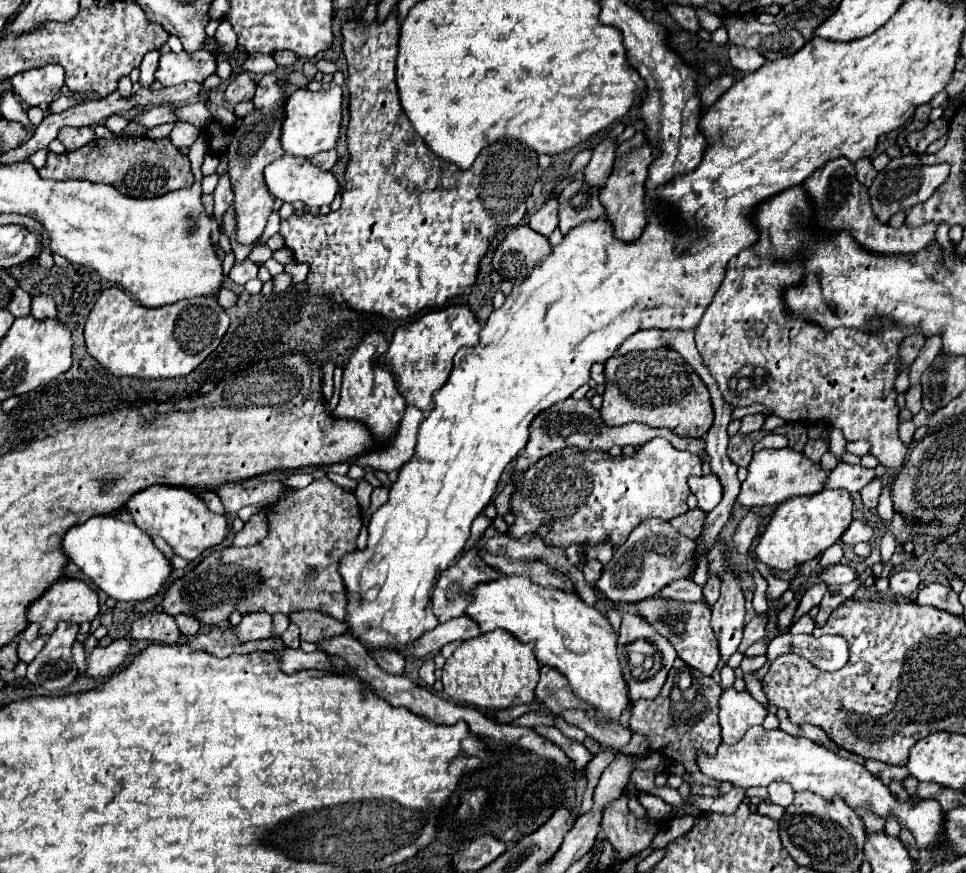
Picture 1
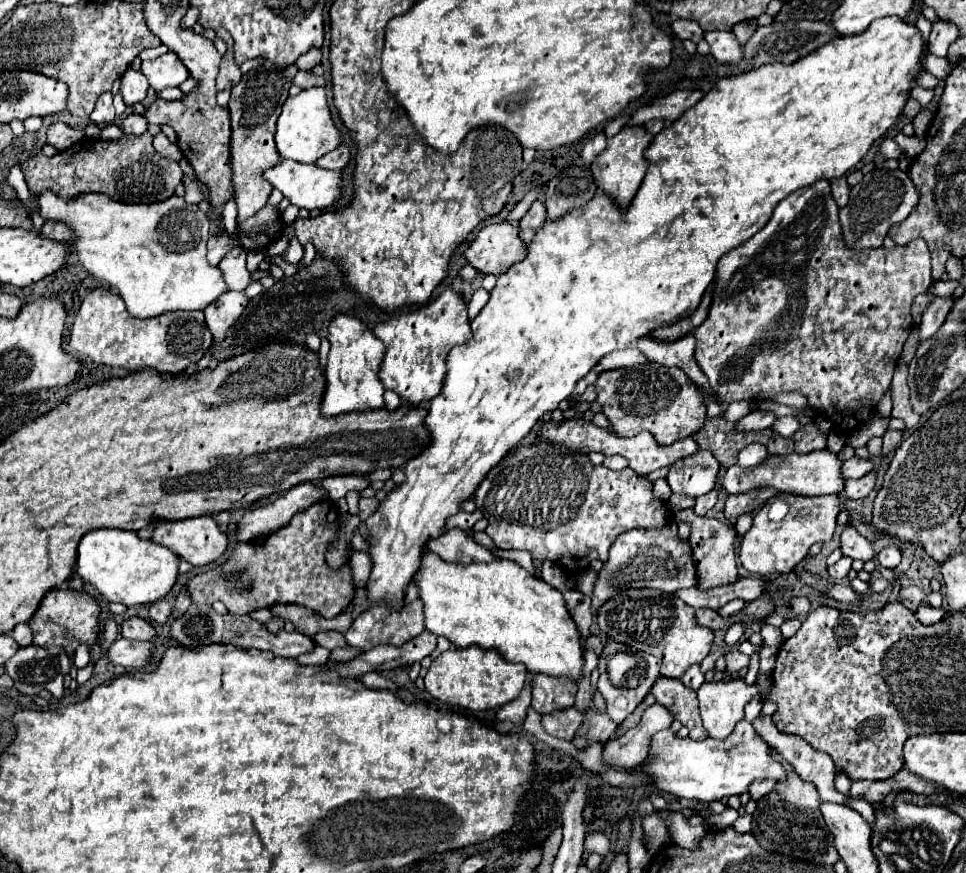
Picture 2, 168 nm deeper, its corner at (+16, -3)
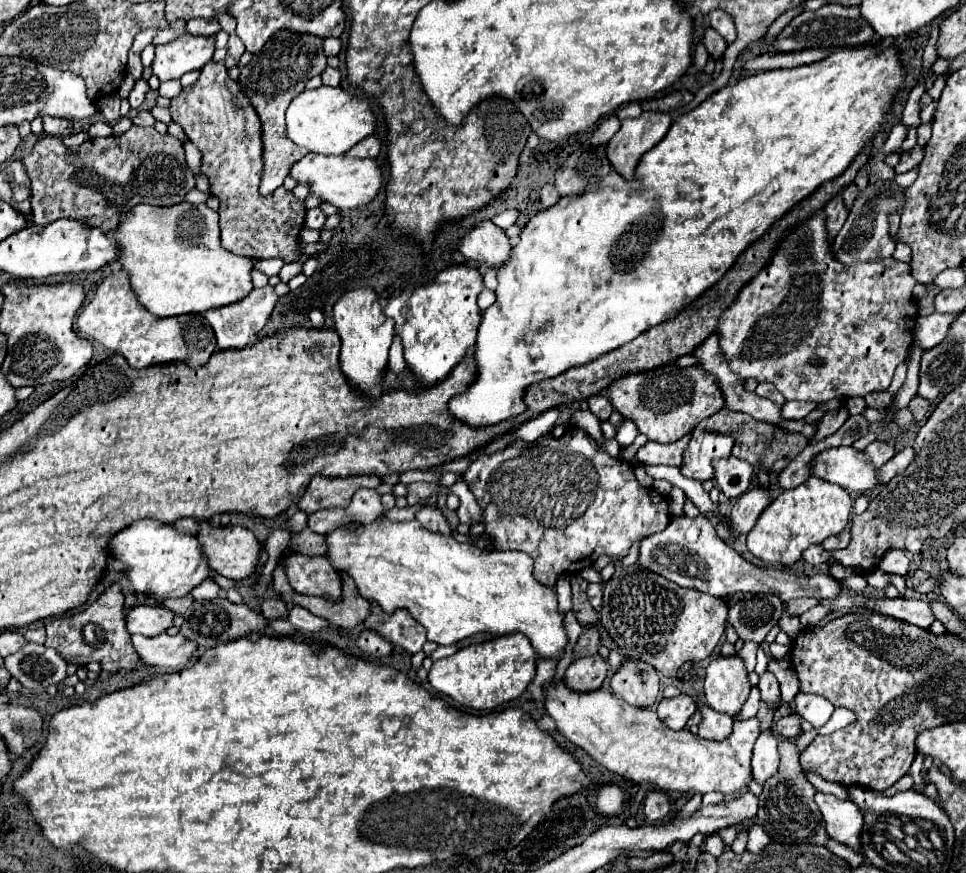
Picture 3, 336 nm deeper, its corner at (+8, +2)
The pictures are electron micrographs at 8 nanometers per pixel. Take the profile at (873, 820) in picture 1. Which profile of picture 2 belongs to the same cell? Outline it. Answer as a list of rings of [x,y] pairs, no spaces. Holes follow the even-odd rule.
[[[758,715],[754,721],[752,721],[754,729],[764,737],[764,741],[770,745],[770,747],[776,747],[776,751],[780,751],[786,761],[794,767],[794,771],[804,779],[804,781],[810,781],[816,785],[818,789],[818,795],[822,801],[834,801],[834,803],[846,803],[846,795],[842,795],[840,791],[836,791],[834,787],[834,763],[832,759],[826,755],[826,753],[820,753],[820,751],[814,751],[802,737],[794,737],[794,735],[786,735],[786,733],[780,733],[772,721],[772,717],[764,717],[764,715]]]

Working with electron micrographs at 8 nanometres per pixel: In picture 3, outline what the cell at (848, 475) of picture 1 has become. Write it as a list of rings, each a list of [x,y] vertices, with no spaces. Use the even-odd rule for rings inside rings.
[[[874,440],[872,444],[868,444],[864,448],[864,454],[866,454],[866,458],[872,466],[880,468],[882,464],[886,464],[896,454],[896,450],[892,446],[888,446],[886,442],[882,442],[882,440]]]

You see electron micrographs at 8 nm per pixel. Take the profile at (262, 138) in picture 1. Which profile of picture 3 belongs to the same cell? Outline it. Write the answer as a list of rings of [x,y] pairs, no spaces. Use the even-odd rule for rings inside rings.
[[[276,34],[260,54],[254,54],[254,58],[242,66],[238,84],[242,86],[242,92],[248,94],[260,122],[262,122],[262,180],[260,180],[260,194],[268,196],[278,186],[282,186],[284,178],[288,176],[288,166],[292,162],[300,160],[308,150],[300,150],[286,138],[286,124],[284,124],[284,112],[294,96],[298,96],[308,78],[320,74],[326,68],[326,56],[322,52],[322,40],[312,38],[310,34]]]

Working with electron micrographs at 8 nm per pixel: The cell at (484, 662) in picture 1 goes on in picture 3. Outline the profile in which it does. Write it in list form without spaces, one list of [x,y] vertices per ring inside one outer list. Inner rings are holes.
[[[512,634],[512,638],[494,638],[478,646],[466,646],[448,658],[436,660],[428,672],[428,682],[434,690],[454,698],[466,708],[494,710],[518,698],[532,682],[534,670],[536,654],[532,654],[532,644],[522,634]]]

